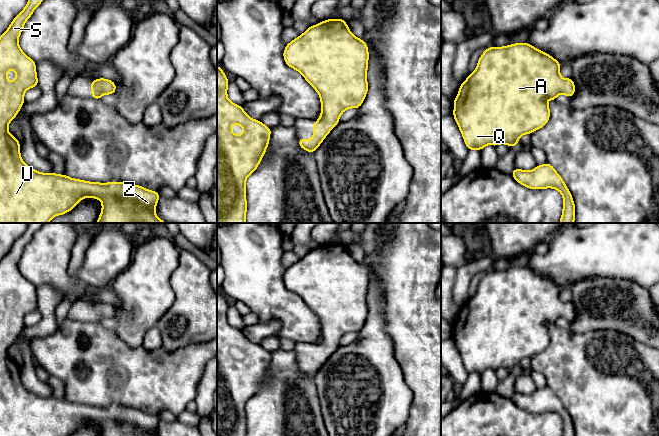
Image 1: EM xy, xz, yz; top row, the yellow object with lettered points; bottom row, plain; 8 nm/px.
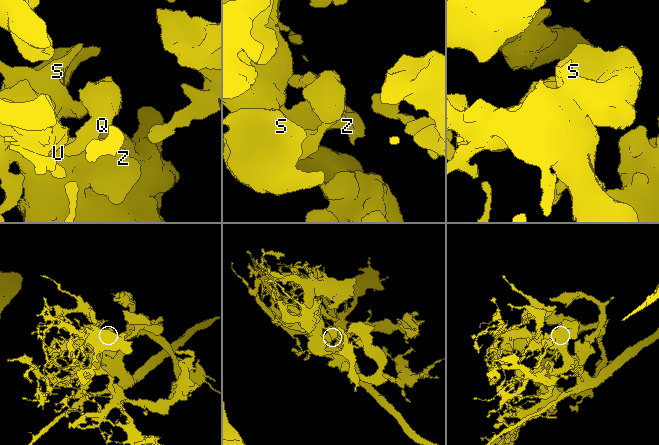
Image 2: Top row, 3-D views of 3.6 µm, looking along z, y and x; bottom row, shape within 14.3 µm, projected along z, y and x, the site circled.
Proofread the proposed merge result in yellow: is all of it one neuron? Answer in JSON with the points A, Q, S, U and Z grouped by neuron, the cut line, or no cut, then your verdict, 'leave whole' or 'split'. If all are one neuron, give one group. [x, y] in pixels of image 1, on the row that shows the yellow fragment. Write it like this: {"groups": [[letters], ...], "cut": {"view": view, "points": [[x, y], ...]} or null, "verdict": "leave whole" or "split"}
{"groups": [["A", "Q", "S", "U", "Z"]], "cut": null, "verdict": "leave whole"}

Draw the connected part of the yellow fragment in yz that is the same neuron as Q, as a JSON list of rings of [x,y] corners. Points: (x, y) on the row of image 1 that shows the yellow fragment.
[[[526,42],[487,48],[475,71],[461,83],[453,102],[453,116],[468,150],[482,150],[488,144],[517,147],[523,134],[546,125],[550,117],[546,100],[556,101],[558,94],[571,98],[575,93],[572,78],[560,76],[560,65],[551,55]]]

